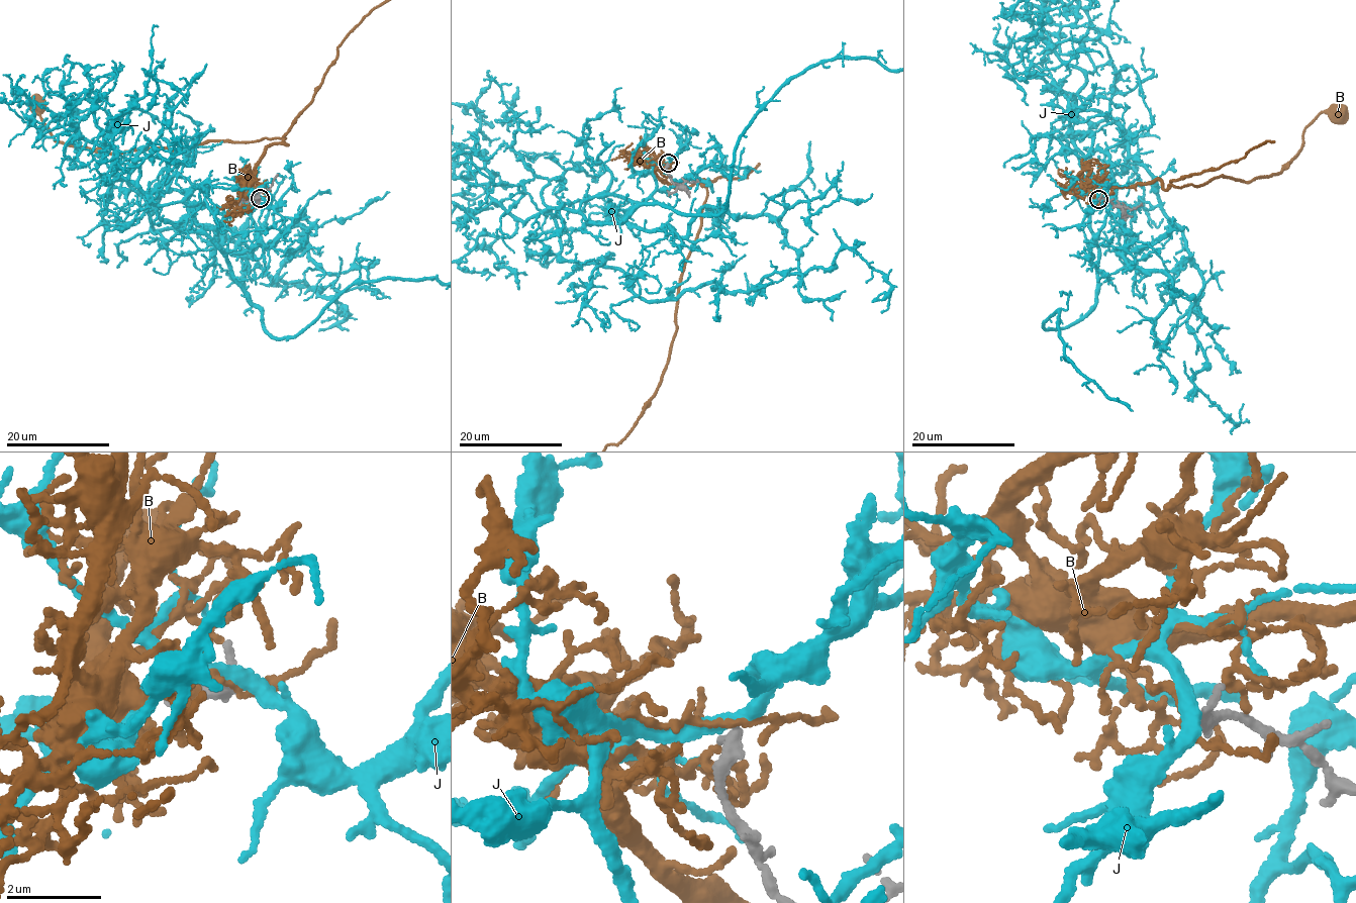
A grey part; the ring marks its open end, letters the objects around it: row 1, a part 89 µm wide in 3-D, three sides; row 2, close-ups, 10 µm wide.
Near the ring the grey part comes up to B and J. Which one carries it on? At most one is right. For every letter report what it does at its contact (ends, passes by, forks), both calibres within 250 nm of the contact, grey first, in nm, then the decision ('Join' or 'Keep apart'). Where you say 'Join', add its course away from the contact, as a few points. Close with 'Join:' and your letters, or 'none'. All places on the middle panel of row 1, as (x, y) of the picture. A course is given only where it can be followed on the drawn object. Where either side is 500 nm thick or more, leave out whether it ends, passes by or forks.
B: It forks there. Thickness 320 nm (grey) against 90 nm. Keep apart
J: It passes by. Thickness 320 nm (grey) against 320 nm. Keep apart
Join: none

